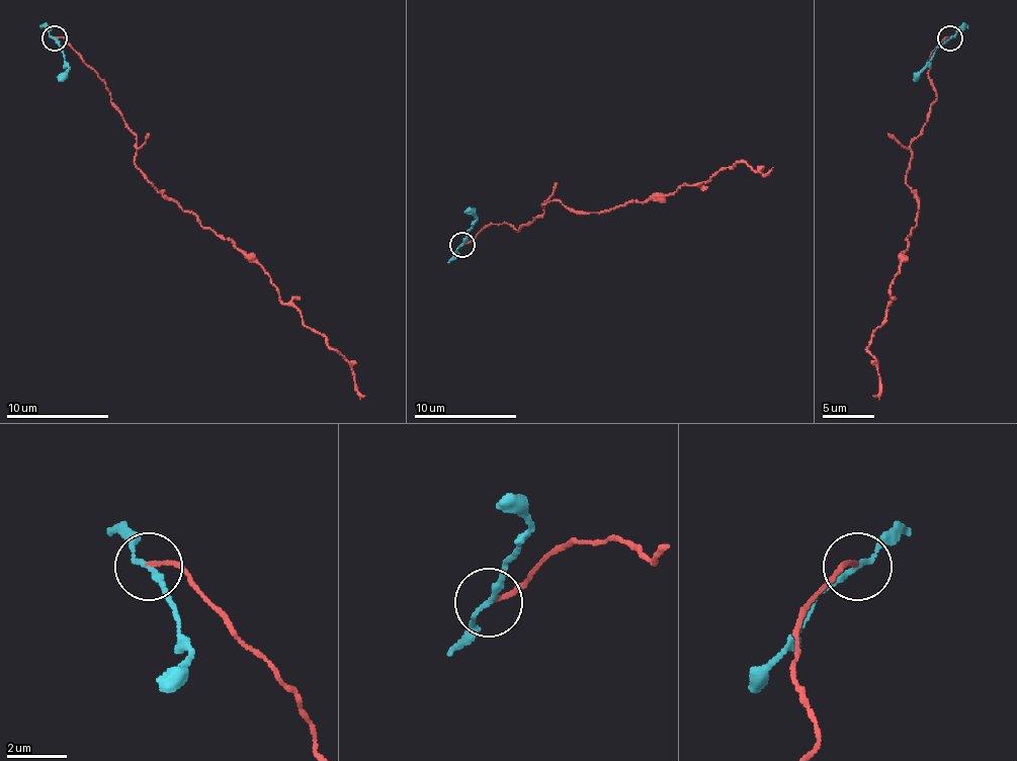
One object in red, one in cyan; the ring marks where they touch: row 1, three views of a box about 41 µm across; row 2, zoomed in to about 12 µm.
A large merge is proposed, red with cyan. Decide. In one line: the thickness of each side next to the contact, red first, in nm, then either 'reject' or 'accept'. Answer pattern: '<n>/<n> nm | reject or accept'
150/160 nm | reject

